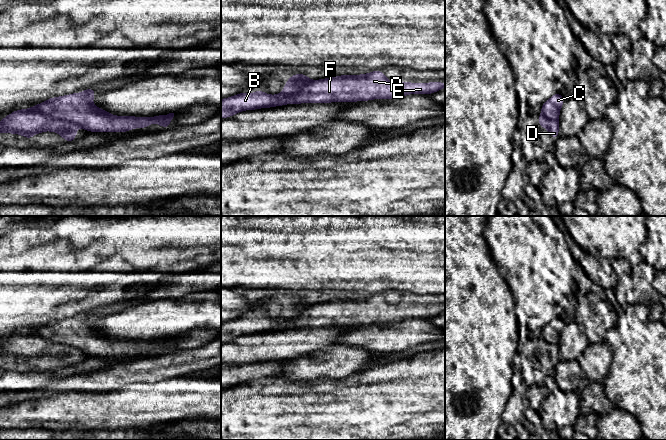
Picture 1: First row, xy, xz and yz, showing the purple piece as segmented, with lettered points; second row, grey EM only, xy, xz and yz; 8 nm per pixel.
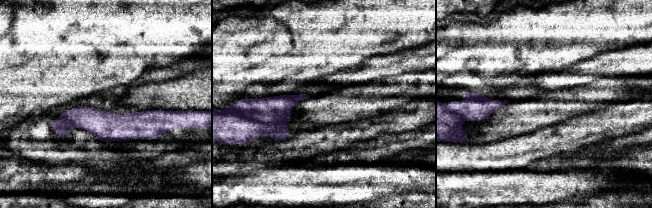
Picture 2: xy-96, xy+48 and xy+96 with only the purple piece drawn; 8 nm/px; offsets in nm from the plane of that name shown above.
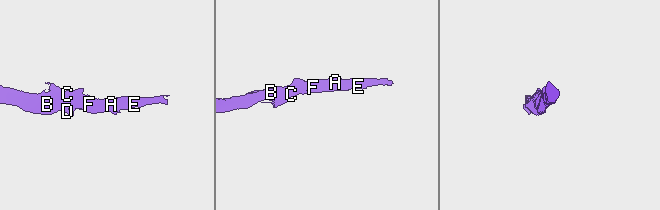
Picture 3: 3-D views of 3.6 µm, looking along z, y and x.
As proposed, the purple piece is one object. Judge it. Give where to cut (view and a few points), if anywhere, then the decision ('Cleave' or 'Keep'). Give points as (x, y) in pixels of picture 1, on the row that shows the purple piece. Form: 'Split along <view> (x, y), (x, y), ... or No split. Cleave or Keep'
Split along xy (30, 108), (38, 108), (52, 118), (68, 120), (78, 125). Cleave

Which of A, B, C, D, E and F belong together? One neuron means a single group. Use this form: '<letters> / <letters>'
A C E F / B D

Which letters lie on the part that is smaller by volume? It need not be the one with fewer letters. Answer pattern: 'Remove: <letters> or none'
Remove: A, C, E, F

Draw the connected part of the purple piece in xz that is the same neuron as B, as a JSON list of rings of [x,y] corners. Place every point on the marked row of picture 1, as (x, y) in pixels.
[[[302,73],[292,75],[286,81],[284,89],[277,95],[267,94],[259,89],[252,94],[241,92],[232,97],[221,99],[221,119],[229,118],[238,112],[271,108],[276,104],[284,106],[286,99],[300,91],[300,89],[312,80]]]

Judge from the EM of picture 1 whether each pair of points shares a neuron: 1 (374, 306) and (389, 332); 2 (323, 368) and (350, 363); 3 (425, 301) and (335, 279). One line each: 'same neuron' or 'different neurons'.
1: different neurons
2: same neuron
3: different neurons

